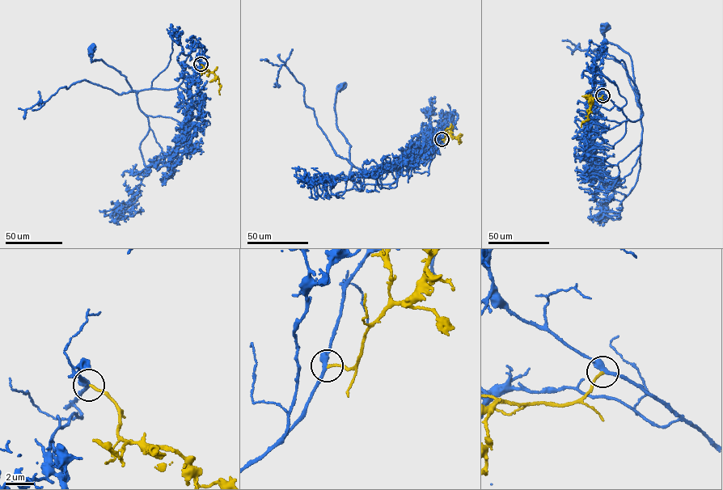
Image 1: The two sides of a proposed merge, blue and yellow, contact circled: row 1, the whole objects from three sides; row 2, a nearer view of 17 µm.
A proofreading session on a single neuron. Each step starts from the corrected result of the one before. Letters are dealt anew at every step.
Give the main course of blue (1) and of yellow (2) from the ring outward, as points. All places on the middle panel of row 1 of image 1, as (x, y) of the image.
1: (441, 139), (453, 122), (450, 112), (437, 138), (415, 159), (389, 171), (356, 167), (336, 124), (340, 86)
2: (441, 139), (448, 134), (456, 137), (458, 141)

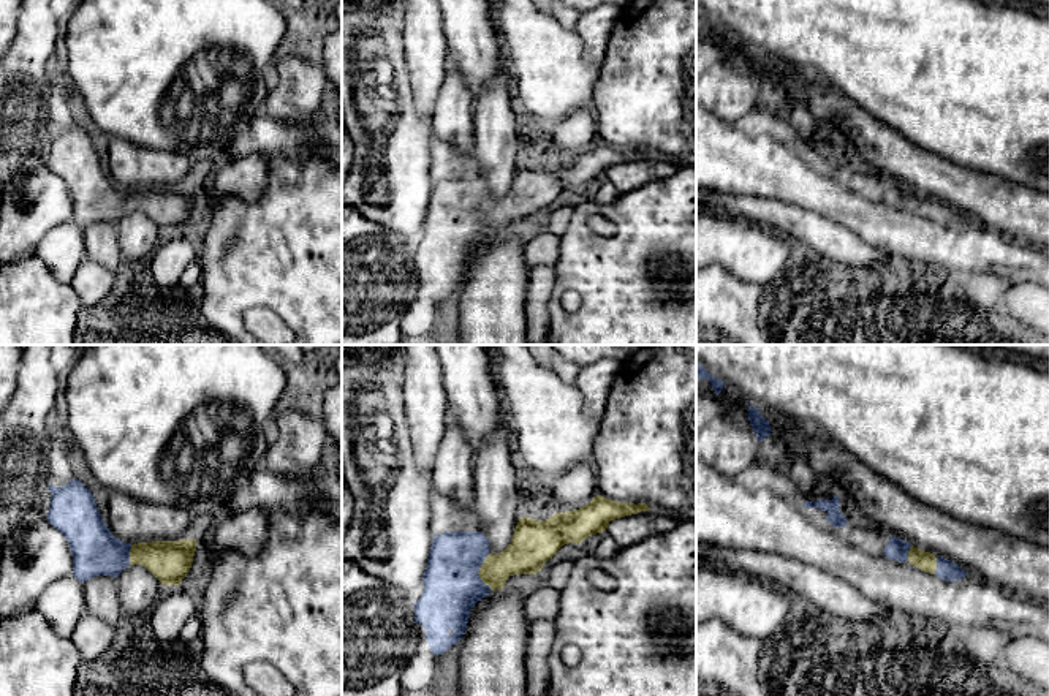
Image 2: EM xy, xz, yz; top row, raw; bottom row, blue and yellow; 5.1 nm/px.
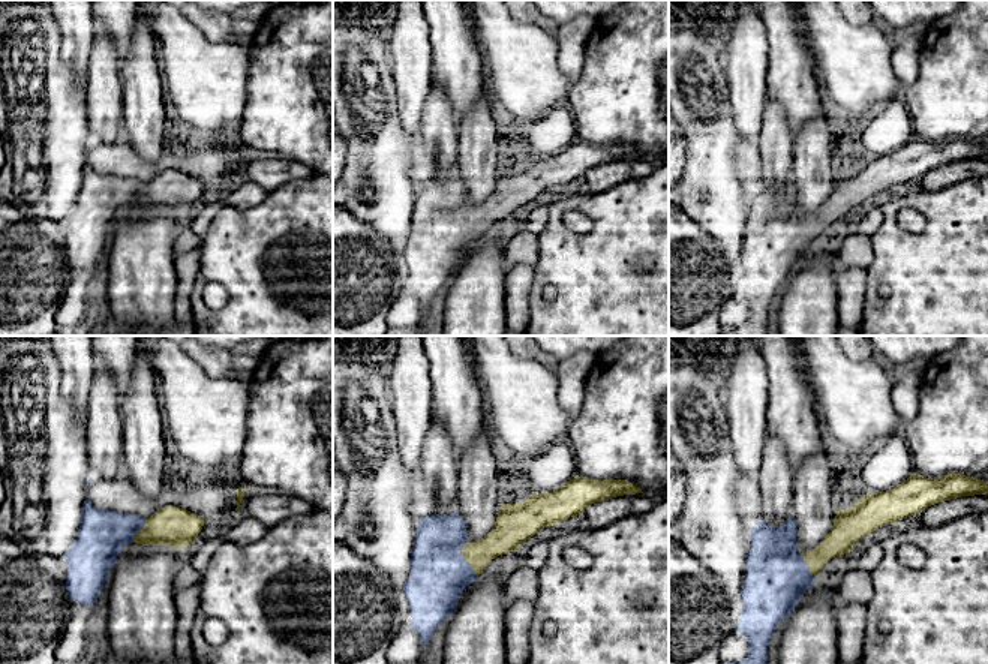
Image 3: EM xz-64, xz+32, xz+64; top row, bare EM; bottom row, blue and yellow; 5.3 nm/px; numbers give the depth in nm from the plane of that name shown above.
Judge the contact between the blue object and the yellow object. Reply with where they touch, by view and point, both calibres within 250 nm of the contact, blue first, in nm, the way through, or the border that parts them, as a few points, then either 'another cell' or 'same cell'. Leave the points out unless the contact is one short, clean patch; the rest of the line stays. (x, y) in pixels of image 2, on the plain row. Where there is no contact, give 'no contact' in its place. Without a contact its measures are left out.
meets blue in xz at (478, 215); 280 nm thick on the blue side, 190 nm on the other; runs through xz (451, 228), (462, 217), (478, 215), (494, 215), (524, 201); same cell

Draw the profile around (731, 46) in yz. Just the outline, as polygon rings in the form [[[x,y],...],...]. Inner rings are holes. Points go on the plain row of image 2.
[[[725,30],[721,38],[718,40],[718,49],[721,51],[728,65],[736,66],[736,68],[744,68],[753,76],[748,66],[748,60],[745,60],[742,55],[744,47],[745,47],[744,41],[728,30]]]

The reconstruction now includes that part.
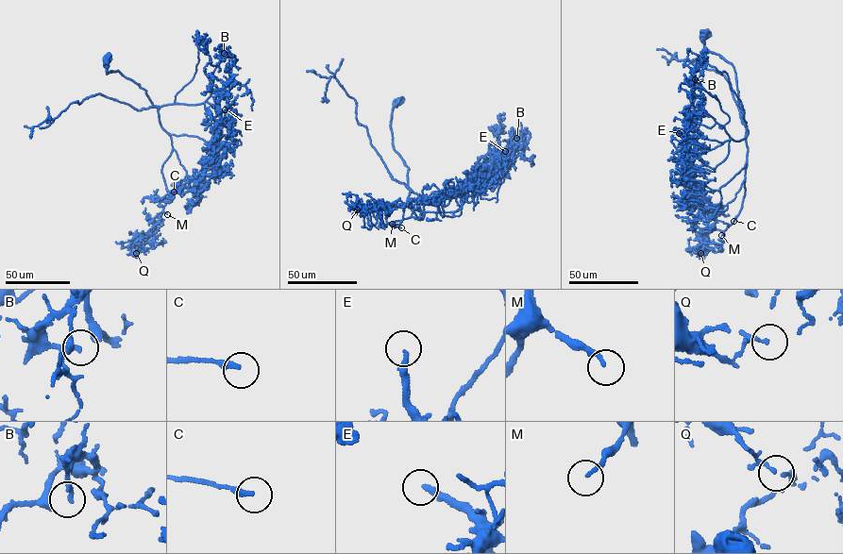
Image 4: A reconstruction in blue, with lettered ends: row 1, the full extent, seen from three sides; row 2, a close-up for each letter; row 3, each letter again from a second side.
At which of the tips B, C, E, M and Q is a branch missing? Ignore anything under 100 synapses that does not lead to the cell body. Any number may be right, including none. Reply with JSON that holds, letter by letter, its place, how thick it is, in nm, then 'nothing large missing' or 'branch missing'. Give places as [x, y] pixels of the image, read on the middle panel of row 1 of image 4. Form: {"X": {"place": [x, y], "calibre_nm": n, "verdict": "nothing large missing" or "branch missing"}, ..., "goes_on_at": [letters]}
{"B": {"place": [516, 138], "calibre_nm": 160, "verdict": "nothing large missing"}, "C": {"place": [401, 227], "calibre_nm": 240, "verdict": "branch missing"}, "E": {"place": [505, 151], "calibre_nm": 240, "verdict": "nothing large missing"}, "M": {"place": [392, 224], "calibre_nm": 160, "verdict": "branch missing"}, "Q": {"place": [357, 209], "calibre_nm": 80, "verdict": "nothing large missing"}, "goes_on_at": ["C", "M"]}

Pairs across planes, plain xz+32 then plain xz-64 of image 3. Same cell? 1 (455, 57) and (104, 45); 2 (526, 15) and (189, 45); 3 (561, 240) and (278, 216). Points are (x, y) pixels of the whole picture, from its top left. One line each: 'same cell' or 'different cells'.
1: different cells
2: different cells
3: same cell

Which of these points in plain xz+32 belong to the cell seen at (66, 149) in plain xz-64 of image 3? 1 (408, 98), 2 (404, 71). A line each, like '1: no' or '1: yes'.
1: no
2: no

